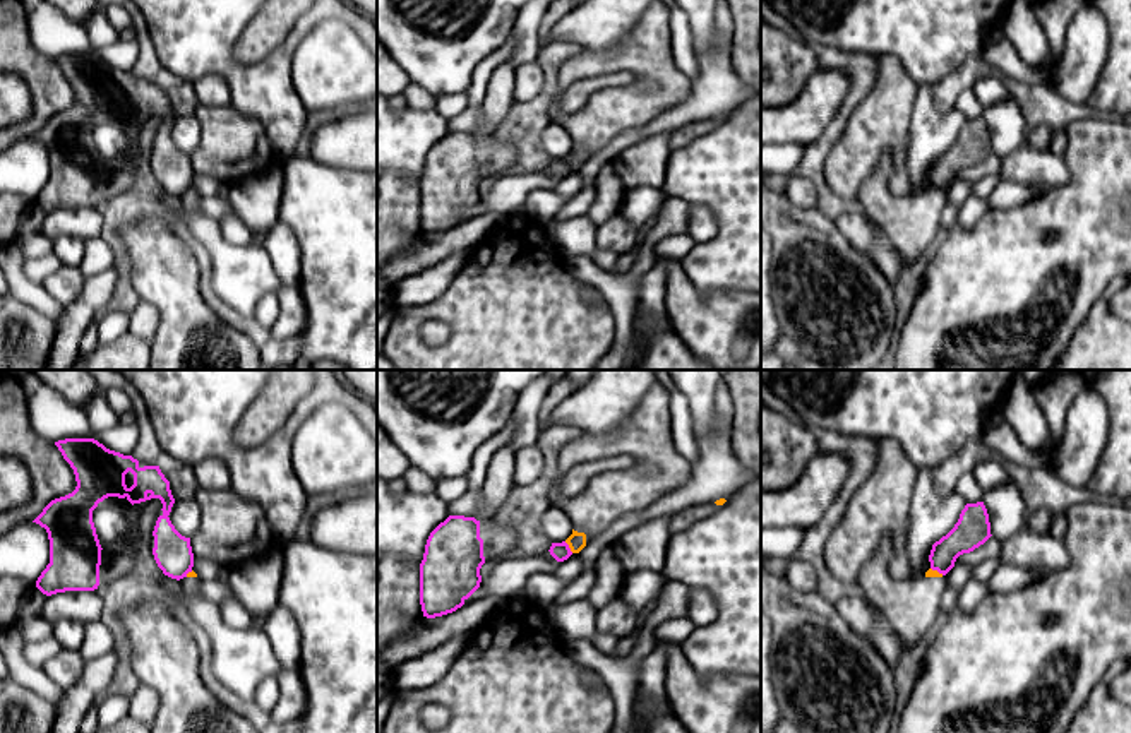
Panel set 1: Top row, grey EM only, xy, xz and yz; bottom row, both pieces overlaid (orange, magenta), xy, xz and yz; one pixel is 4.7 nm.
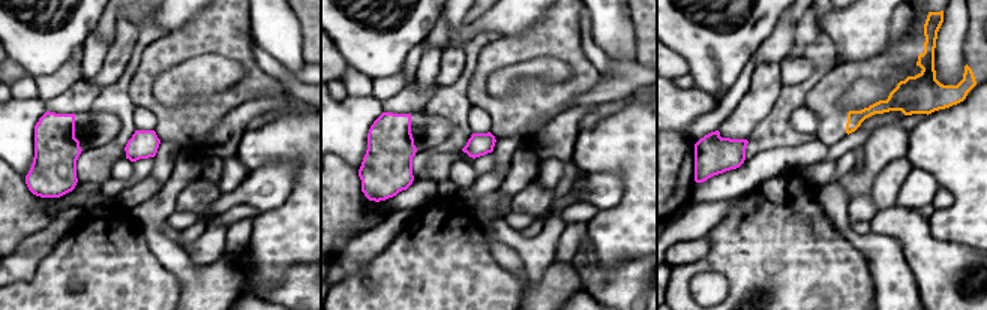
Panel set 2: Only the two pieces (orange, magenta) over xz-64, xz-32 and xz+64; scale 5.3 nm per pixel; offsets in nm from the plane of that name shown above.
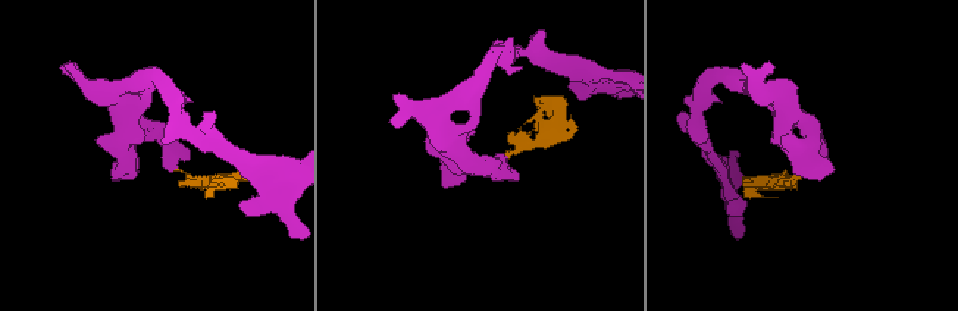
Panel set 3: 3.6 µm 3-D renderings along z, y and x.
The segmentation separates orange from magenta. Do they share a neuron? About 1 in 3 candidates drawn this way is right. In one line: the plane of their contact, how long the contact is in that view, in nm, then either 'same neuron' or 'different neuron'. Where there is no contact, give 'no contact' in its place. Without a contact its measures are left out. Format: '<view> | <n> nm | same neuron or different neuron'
xz | 70 nm | different neuron

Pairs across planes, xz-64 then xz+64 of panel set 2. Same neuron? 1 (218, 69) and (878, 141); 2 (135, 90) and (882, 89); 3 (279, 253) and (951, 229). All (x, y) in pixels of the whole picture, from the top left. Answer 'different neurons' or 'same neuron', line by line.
1: different neurons
2: same neuron
3: same neuron

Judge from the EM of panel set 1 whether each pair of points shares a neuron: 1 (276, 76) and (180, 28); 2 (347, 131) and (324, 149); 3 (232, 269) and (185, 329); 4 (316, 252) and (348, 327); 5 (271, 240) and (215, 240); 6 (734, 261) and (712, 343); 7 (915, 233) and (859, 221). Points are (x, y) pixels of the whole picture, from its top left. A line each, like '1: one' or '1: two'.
1: one
2: one
3: two
4: one
5: two
6: two
7: two

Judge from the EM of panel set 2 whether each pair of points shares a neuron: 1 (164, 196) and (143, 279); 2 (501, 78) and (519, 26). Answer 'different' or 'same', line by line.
1: different
2: different

